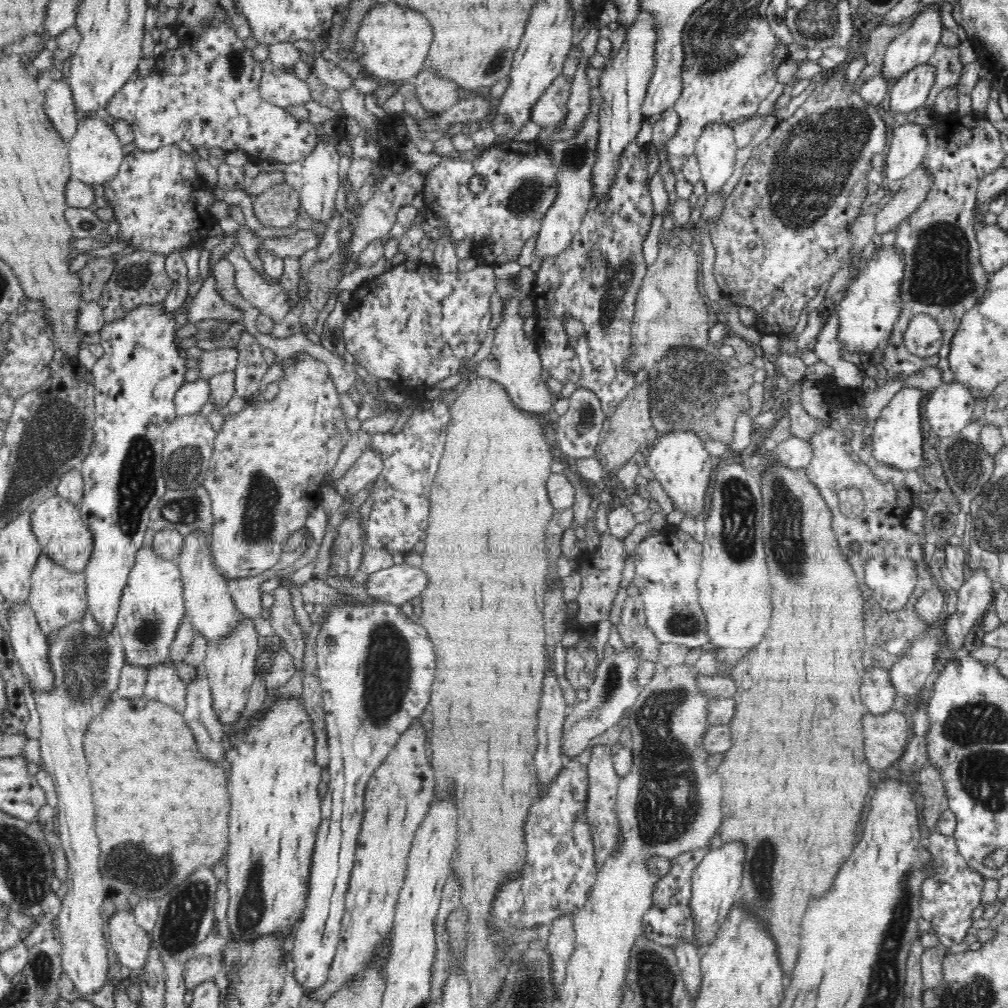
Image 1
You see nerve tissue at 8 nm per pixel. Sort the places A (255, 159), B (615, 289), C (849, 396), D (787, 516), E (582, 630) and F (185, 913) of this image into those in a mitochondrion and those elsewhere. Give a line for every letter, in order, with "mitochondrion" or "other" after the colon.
A: other
B: mitochondrion
C: other
D: mitochondrion
E: other
F: mitochondrion

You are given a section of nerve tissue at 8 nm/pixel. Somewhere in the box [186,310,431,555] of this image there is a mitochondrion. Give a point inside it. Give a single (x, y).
(263, 496)

